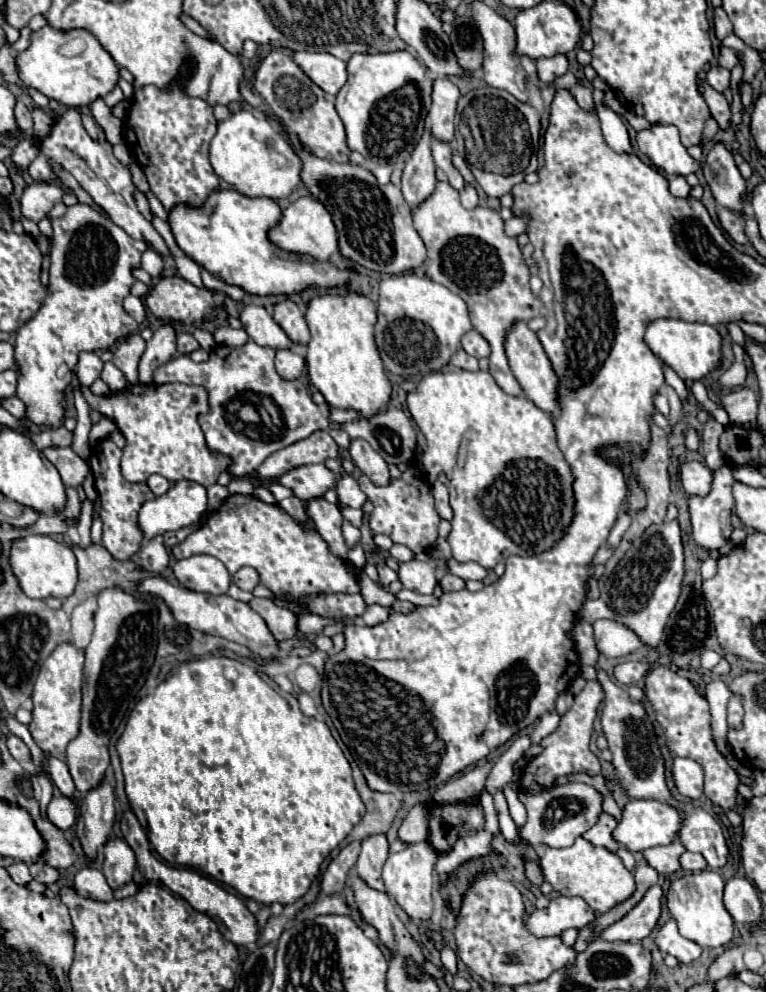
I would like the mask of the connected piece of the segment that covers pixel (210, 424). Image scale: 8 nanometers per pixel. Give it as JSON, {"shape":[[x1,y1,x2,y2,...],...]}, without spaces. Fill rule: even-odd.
{"shape":[[247,341,241,347,215,347,209,359,193,363,187,355,167,361,155,371,155,383,185,383,201,385,209,395,209,413,199,415,199,425,205,433,207,449,229,459,227,473,233,479,249,479,253,487,265,487,277,501,293,495,285,487,277,487,269,479,251,479,251,473,275,451,309,437,317,429,329,429,331,407,327,403,313,403,309,391,301,381,285,381,277,375,273,365,275,351],[241,433,247,439,241,439]]}

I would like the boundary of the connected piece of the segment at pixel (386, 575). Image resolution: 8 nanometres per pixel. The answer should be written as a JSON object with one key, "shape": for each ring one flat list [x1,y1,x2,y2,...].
{"shape":[[385,561,377,563,377,571,379,571,379,577,381,577,381,583,383,583,385,587,389,587,389,583,397,579,397,573,395,573,393,569,389,569,389,567,385,565]]}

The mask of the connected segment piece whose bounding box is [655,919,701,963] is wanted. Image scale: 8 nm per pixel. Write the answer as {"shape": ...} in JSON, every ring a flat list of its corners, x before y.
{"shape":[[675,919,667,921,667,923,659,929,655,941,657,941,661,953,669,953,669,955,677,957,679,963,693,963,693,961,697,961,699,955,701,955,701,947,699,947,695,941,683,937,683,935,677,931]]}

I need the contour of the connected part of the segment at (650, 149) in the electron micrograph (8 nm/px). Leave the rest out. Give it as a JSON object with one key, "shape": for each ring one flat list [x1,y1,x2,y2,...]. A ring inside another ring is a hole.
{"shape":[[653,123,649,129,637,133,637,145,643,155,669,175,689,175,699,169,699,161,695,161,679,141,675,125]]}

